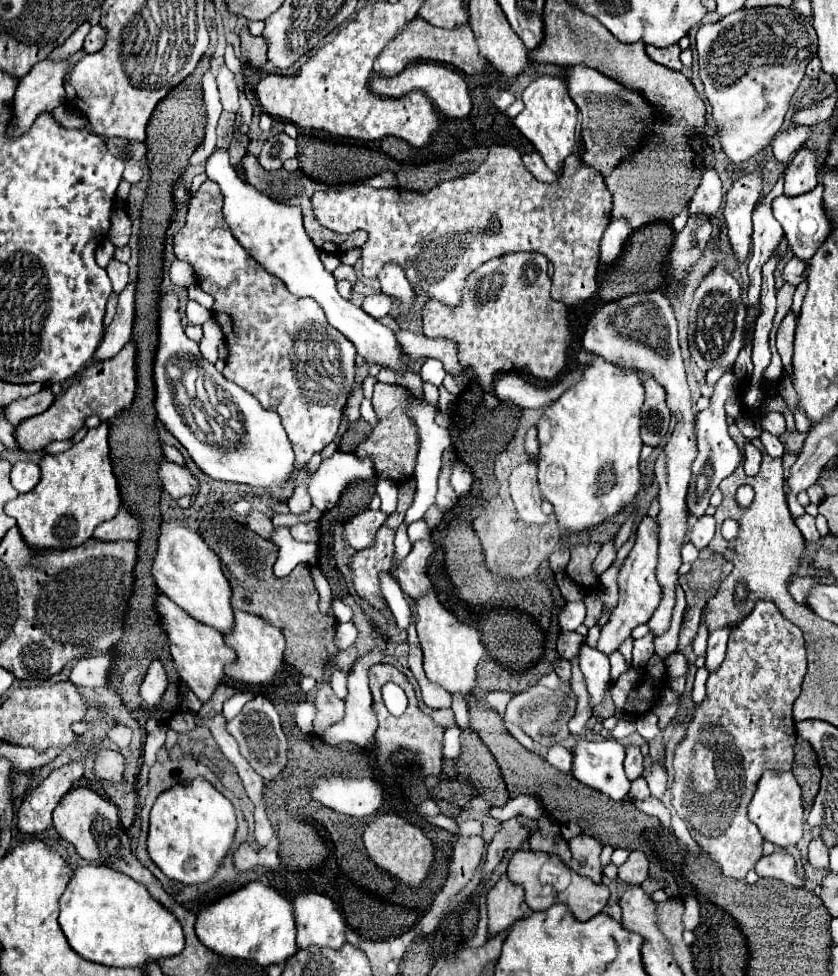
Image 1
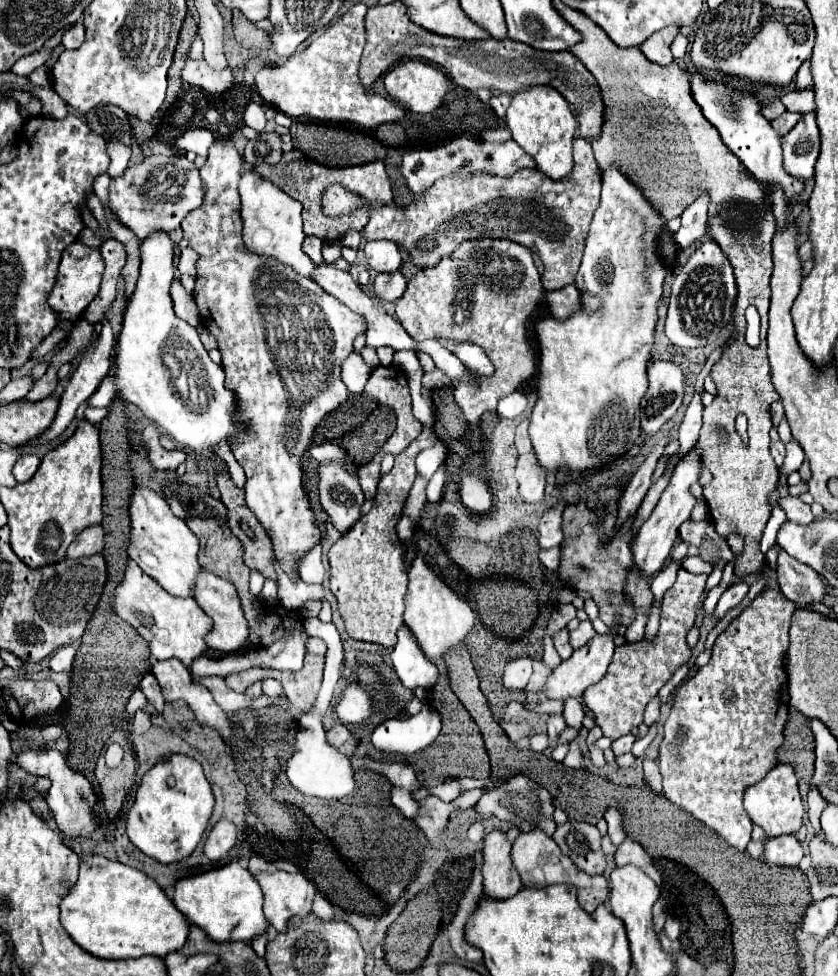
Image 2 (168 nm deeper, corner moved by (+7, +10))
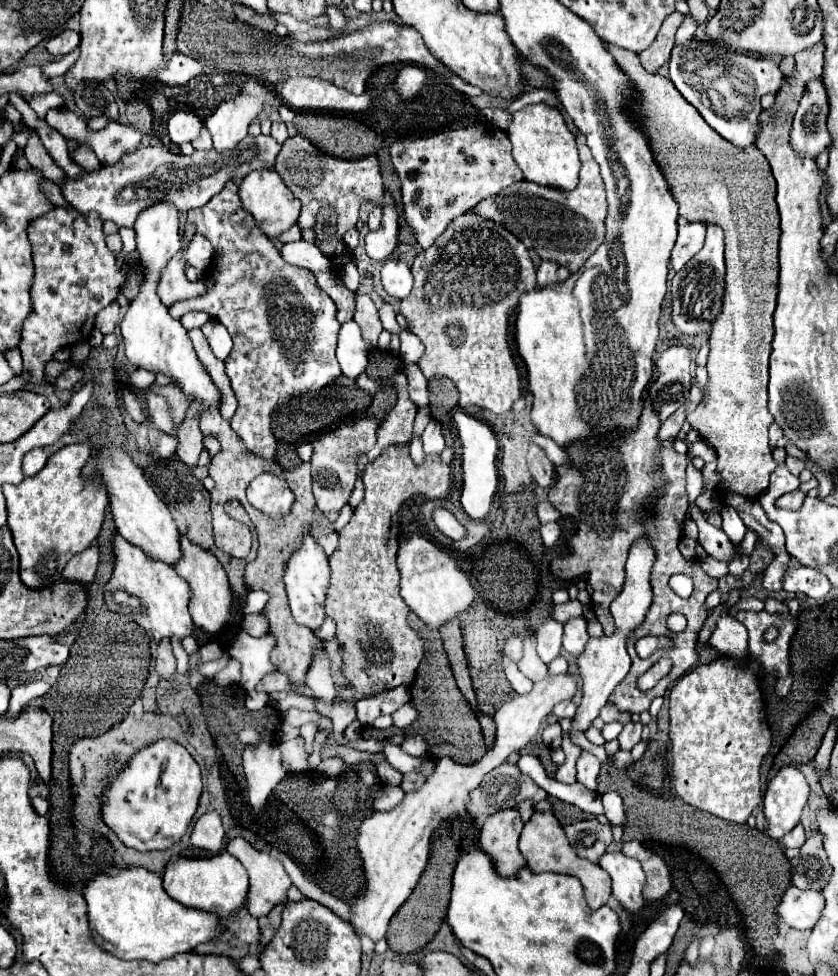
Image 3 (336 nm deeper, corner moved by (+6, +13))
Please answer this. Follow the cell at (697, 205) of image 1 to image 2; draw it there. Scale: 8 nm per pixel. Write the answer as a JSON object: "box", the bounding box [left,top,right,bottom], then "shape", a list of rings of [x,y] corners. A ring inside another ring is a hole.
{"box":[673,192,709,248],"shape":[[[703,192],[687,210],[681,214],[681,228],[673,236],[679,248],[691,246],[695,240],[699,240],[707,232],[707,212],[709,212],[709,198],[707,192]]]}

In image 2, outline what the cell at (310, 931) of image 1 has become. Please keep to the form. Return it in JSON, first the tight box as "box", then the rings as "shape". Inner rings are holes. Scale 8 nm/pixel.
{"box":[257,870,317,932],"shape":[[[285,870],[273,874],[257,874],[257,882],[265,894],[263,912],[275,932],[287,930],[291,918],[307,918],[313,914],[313,900],[317,888],[301,872],[289,874]]]}

